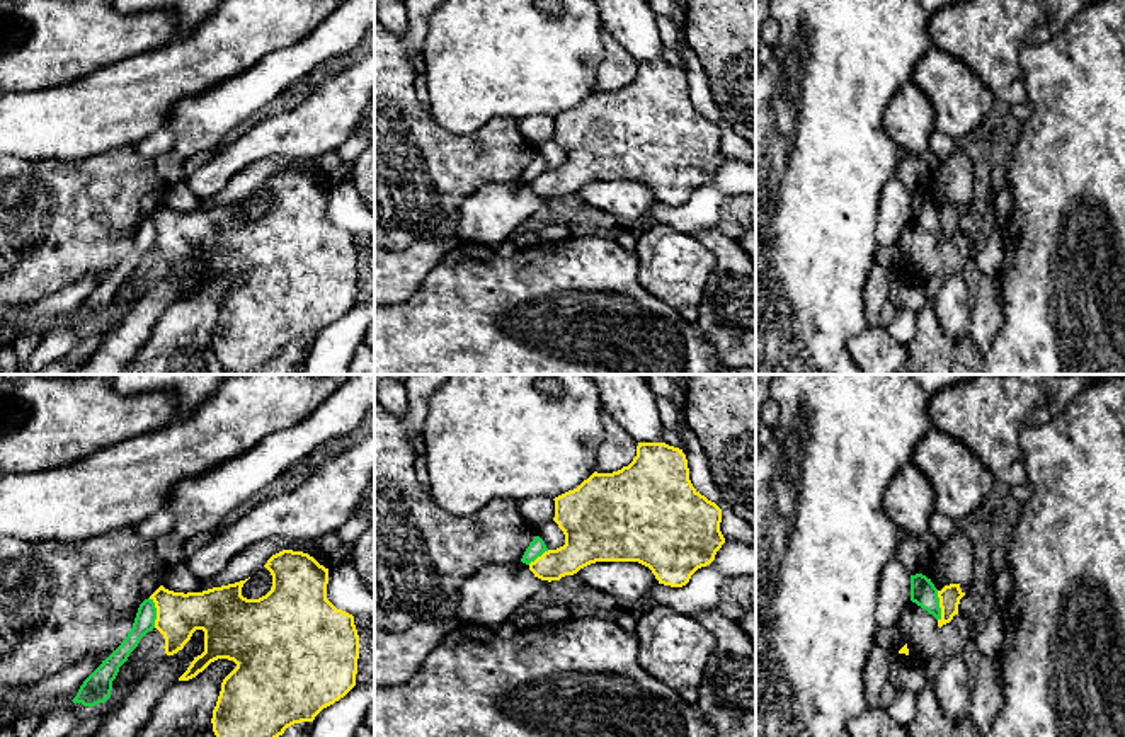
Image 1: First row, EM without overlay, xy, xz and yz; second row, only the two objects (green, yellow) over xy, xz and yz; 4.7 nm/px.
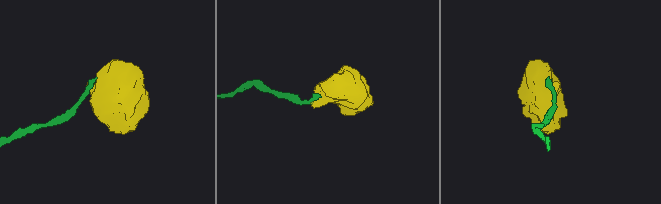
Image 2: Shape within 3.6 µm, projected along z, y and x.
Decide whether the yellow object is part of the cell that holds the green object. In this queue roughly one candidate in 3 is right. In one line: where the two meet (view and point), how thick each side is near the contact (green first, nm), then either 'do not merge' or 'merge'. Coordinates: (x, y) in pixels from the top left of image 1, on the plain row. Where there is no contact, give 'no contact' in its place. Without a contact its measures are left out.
xy (155, 232) | 100/220 nm | do not merge

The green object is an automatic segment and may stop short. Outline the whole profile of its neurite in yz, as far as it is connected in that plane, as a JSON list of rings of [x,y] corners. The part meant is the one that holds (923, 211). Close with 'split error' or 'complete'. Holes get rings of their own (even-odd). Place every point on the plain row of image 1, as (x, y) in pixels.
[[[911,194],[911,220],[926,228],[936,238],[941,238],[938,208],[926,194]]]; complete

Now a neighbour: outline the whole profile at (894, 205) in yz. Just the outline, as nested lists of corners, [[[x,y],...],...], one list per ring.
[[[892,177],[878,197],[878,225],[875,240],[878,245],[894,245],[902,230],[911,223],[911,192],[905,184]]]

